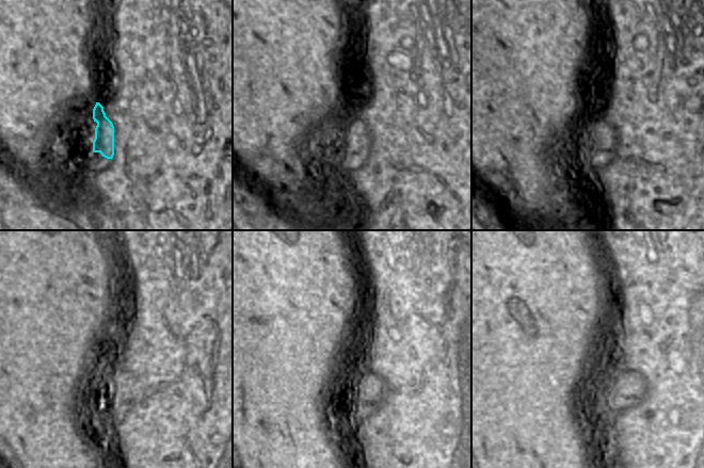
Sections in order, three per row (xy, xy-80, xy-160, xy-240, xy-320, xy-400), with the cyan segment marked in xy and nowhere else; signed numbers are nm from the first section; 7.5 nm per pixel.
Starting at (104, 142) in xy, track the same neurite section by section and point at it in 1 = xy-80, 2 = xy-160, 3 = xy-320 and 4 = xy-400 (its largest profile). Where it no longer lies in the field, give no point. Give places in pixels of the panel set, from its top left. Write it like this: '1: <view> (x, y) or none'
1: xy-80 (354, 140)
2: xy-160 (600, 138)
3: xy-320 (369, 393)
4: xy-400 (620, 390)

